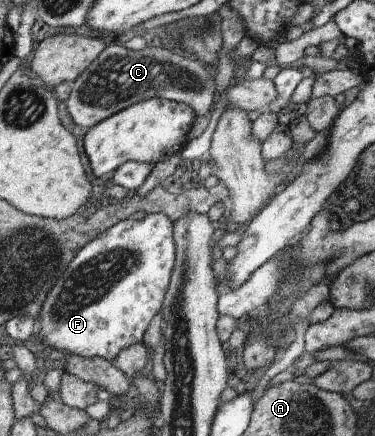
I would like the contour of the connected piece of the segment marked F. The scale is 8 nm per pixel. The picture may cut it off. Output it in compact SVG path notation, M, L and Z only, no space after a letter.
M148 213L142 220L128 217L117 222L83 246L66 266L40 308L38 320L35 320L35 337L62 355L104 358L111 363L120 350L132 344L144 344L144 334L164 304L175 262L174 224L168 216Z

